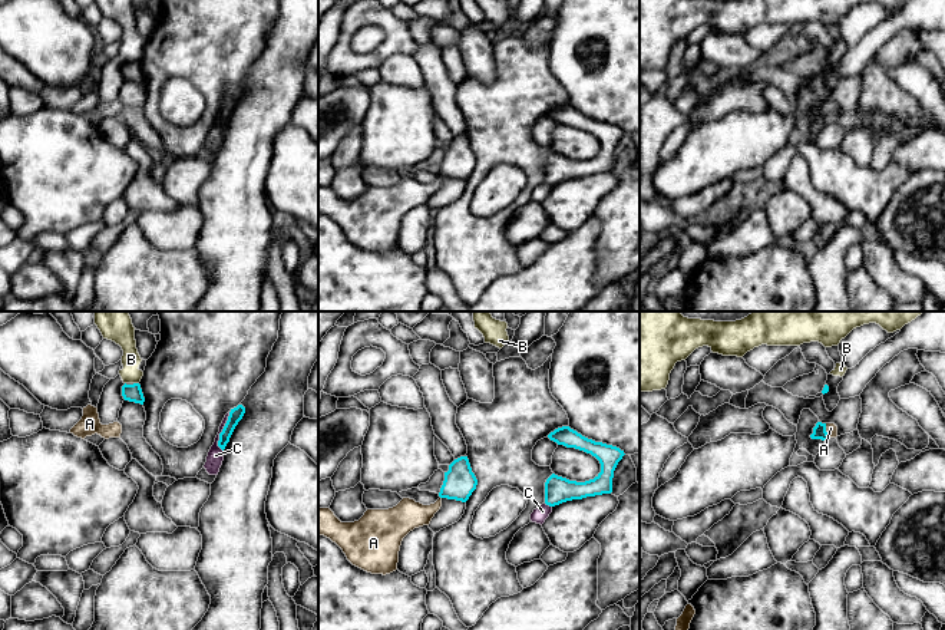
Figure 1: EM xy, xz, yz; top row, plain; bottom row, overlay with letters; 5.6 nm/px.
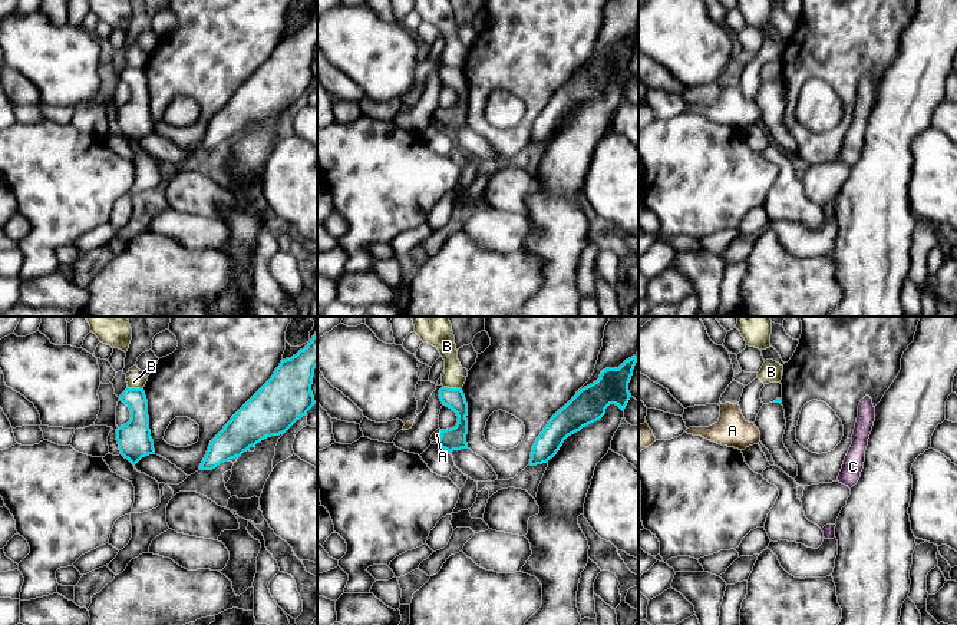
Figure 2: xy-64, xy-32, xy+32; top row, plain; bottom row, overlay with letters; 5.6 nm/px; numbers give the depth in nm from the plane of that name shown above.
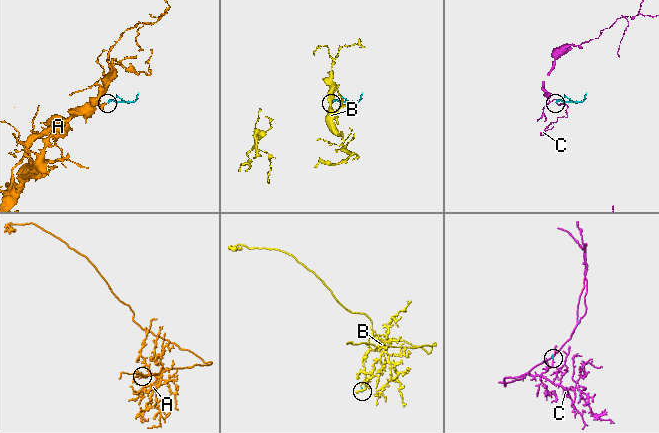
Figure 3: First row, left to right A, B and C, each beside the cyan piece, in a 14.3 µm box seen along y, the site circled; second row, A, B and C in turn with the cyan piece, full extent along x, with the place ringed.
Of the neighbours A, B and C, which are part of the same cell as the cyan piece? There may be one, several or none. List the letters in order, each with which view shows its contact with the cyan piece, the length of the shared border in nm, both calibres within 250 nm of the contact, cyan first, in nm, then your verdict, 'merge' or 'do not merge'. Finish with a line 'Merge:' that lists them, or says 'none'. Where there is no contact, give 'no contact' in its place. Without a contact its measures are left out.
A: contact in yz; length 80 nm; calibres 80 and 60 nm; merge
B: contact in xy; length 30 nm; calibres 100 and 110 nm; do not merge
C: contact in xy; length 220 nm; calibres 80 and 90 nm; do not merge
Merge: A

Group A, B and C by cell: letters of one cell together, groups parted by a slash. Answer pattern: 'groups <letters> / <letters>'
groups A / B / C

